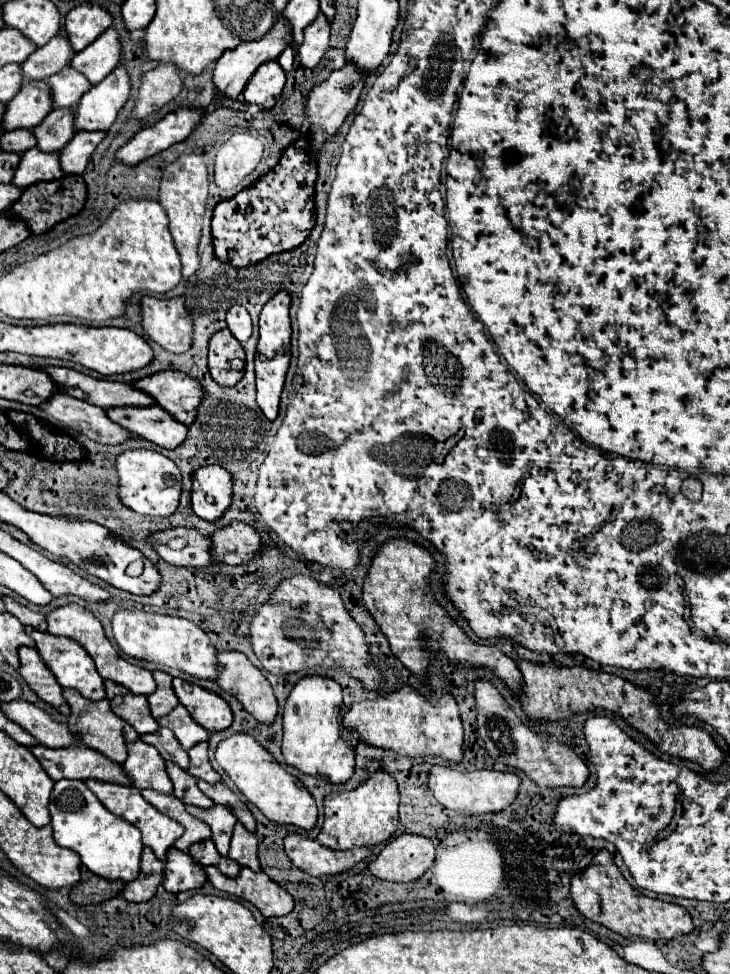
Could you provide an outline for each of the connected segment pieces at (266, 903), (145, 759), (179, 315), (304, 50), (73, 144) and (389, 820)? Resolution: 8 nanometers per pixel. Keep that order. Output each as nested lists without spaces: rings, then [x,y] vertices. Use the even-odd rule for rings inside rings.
[[[210,865],[206,867],[206,877],[216,889],[228,891],[230,895],[236,895],[256,905],[264,917],[286,915],[294,909],[294,899],[288,895],[288,891],[284,891],[262,871],[254,873],[248,867],[242,867],[240,875],[236,879],[230,879]]]
[[[128,723],[124,725],[124,739],[128,745],[128,759],[122,763],[122,767],[130,775],[134,787],[172,793],[172,781],[156,747],[144,743]]]
[[[156,299],[140,301],[144,333],[170,353],[186,353],[192,343],[192,323],[184,307],[184,299]]]
[[[320,13],[316,21],[304,29],[304,43],[298,49],[298,57],[304,67],[312,69],[320,63],[324,51],[330,47],[328,35],[330,35],[330,23]]]
[[[80,131],[76,133],[68,145],[60,151],[60,167],[66,175],[82,175],[86,163],[96,149],[96,145],[104,139],[102,131]]]
[[[376,771],[370,775],[370,779],[366,779],[352,791],[330,793],[324,797],[324,825],[318,835],[318,841],[332,849],[352,849],[352,847],[382,843],[382,841],[390,839],[396,829],[398,829],[398,785],[396,785],[396,779],[390,779],[390,775],[386,771]]]

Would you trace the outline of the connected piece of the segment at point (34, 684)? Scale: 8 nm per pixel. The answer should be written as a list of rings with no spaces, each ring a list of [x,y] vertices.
[[[22,647],[20,651],[20,673],[26,679],[26,683],[30,685],[32,691],[36,691],[36,695],[50,703],[52,707],[56,707],[62,715],[70,715],[70,707],[66,703],[66,699],[62,697],[62,687],[60,683],[54,679],[54,675],[50,675],[48,667],[44,665],[38,649],[34,647]]]

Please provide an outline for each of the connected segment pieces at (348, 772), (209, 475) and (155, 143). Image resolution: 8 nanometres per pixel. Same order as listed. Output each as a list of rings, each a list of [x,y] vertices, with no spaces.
[[[306,675],[290,691],[284,705],[284,761],[302,773],[322,775],[332,783],[346,783],[354,773],[354,747],[340,729],[342,687],[324,675]]]
[[[204,465],[192,473],[192,511],[206,519],[216,521],[226,507],[230,505],[232,497],[232,477],[220,465]]]
[[[178,109],[168,113],[156,125],[138,131],[126,145],[122,145],[114,155],[116,163],[136,165],[168,149],[170,145],[184,141],[192,133],[192,129],[198,125],[200,117],[202,117],[202,111],[198,109]]]

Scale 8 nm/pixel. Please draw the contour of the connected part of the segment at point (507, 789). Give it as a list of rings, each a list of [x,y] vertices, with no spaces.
[[[434,765],[428,773],[428,787],[434,793],[434,797],[448,809],[454,809],[460,815],[482,815],[482,813],[494,813],[502,811],[506,805],[510,805],[518,793],[520,779],[514,773],[502,773],[502,771],[456,771],[446,765]]]

